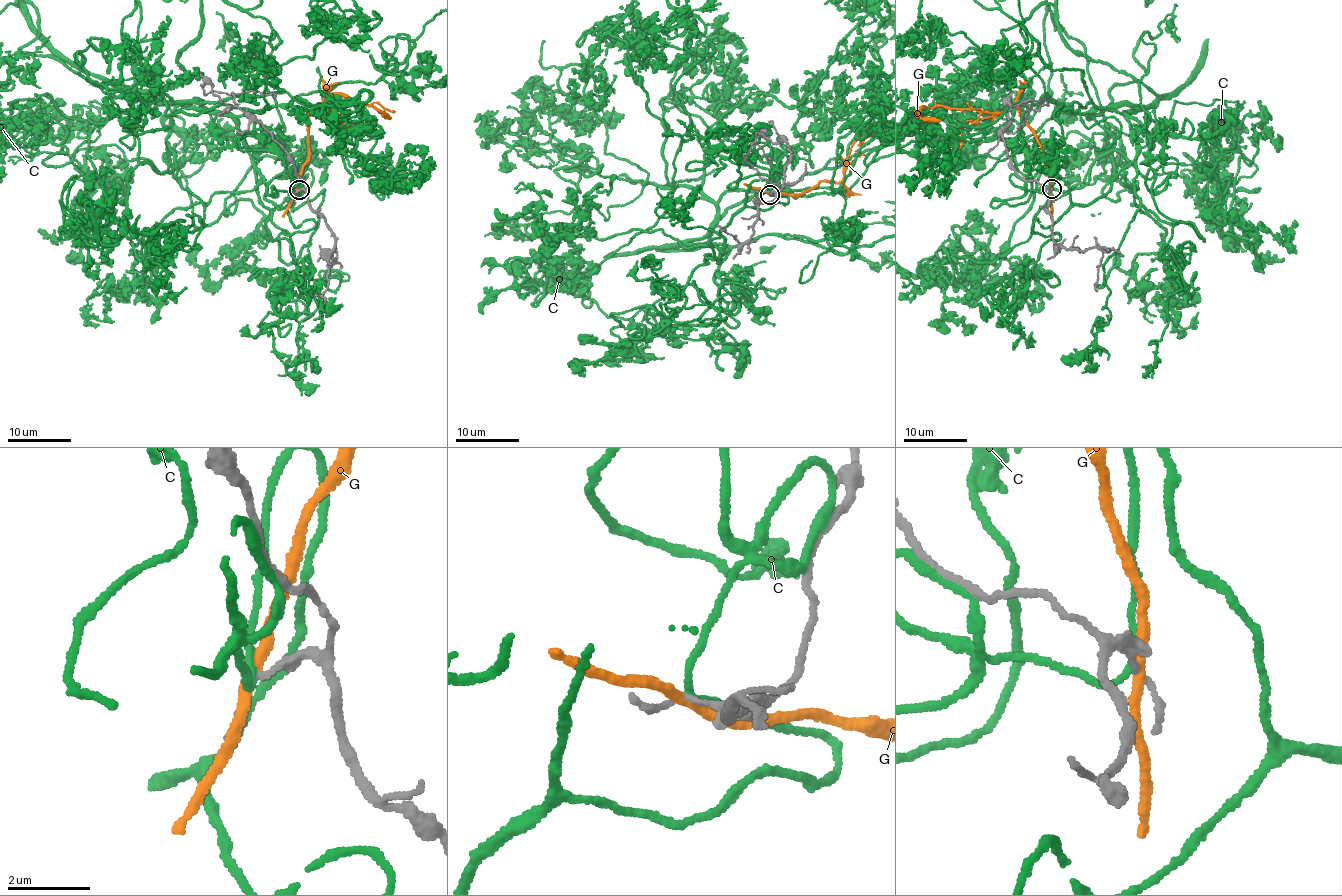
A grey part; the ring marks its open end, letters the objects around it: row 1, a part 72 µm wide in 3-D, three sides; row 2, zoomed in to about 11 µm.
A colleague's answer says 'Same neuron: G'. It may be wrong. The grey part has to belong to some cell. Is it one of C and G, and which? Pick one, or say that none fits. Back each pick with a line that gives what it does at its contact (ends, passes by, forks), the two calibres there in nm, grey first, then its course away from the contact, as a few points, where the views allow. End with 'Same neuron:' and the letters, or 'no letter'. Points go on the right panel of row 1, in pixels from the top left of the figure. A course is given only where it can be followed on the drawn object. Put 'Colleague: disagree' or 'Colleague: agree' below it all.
Same neuron: no letter
Colleague: disagree

